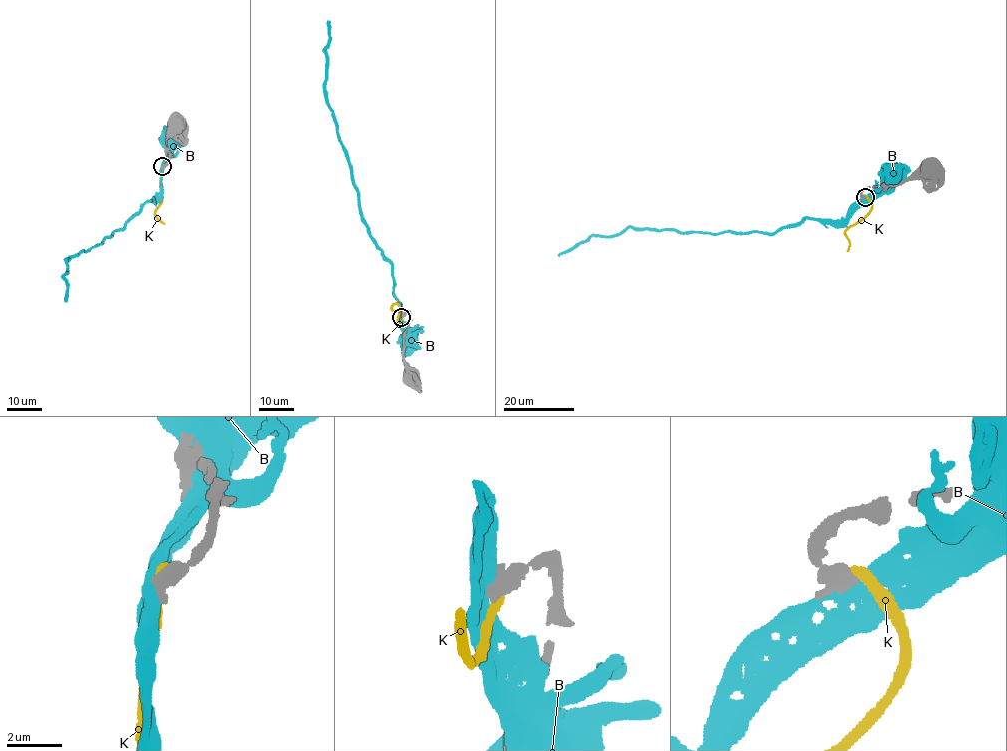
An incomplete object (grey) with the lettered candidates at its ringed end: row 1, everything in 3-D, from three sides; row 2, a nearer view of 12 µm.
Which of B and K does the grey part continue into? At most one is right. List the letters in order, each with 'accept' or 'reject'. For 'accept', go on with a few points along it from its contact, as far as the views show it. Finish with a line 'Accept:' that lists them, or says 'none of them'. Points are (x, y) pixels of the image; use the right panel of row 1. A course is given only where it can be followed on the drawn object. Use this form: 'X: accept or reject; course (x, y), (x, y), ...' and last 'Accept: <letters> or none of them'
B: reject
K: reject
Accept: none of them

